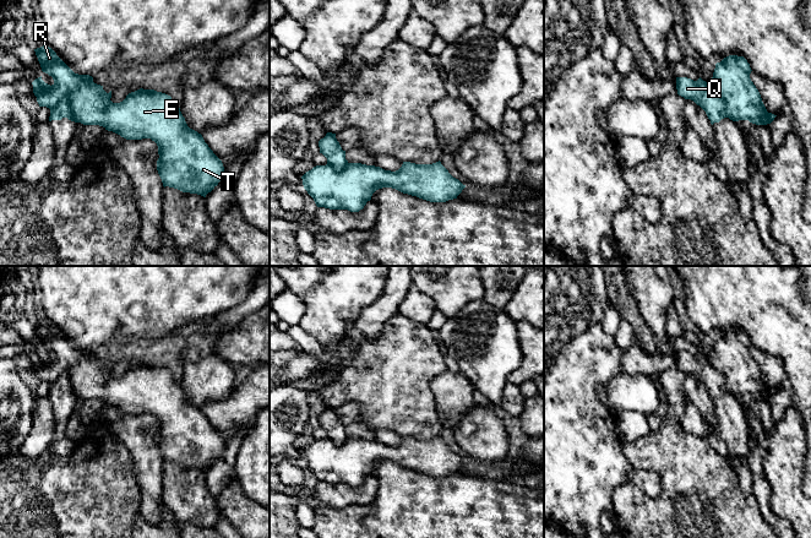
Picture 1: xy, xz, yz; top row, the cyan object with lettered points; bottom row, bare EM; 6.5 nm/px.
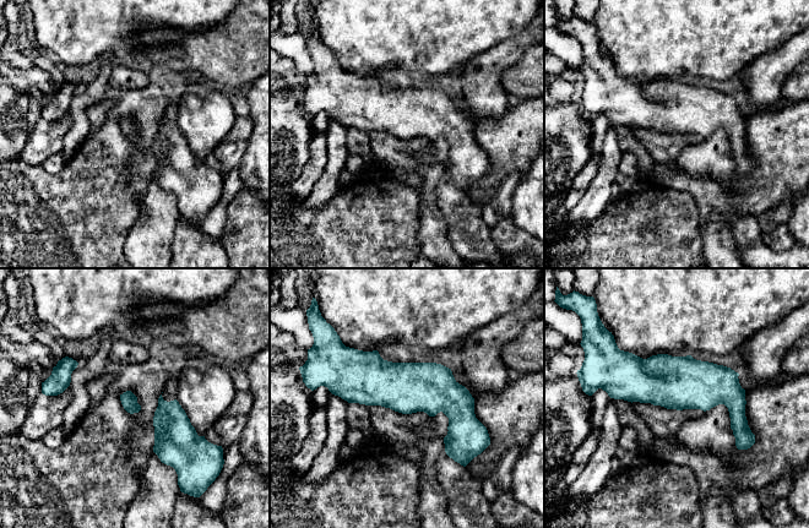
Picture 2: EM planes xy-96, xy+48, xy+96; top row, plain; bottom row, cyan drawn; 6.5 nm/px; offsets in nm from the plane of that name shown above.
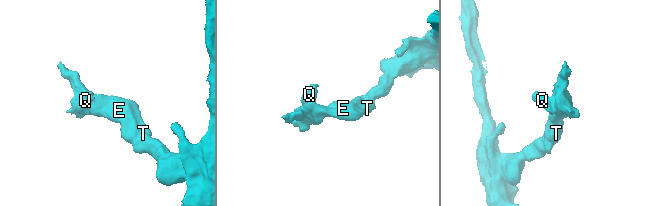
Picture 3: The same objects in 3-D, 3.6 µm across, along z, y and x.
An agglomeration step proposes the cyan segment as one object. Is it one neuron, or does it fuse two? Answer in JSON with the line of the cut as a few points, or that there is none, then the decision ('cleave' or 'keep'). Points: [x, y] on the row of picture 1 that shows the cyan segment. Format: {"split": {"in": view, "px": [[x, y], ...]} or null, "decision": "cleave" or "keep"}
{"split": {"in": "xy", "px": [[50, 108], [65, 98], [75, 120]]}, "decision": "cleave"}

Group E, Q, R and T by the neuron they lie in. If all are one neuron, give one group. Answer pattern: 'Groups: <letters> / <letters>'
Groups: E R T / Q

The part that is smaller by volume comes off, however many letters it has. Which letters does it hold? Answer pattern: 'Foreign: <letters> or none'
Foreign: Q

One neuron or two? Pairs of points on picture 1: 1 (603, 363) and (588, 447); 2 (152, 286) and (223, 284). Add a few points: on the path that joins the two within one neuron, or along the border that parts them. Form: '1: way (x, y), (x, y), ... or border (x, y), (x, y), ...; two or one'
1: way (588, 384), (586, 427); one
2: way (169, 284), (206, 284); one

